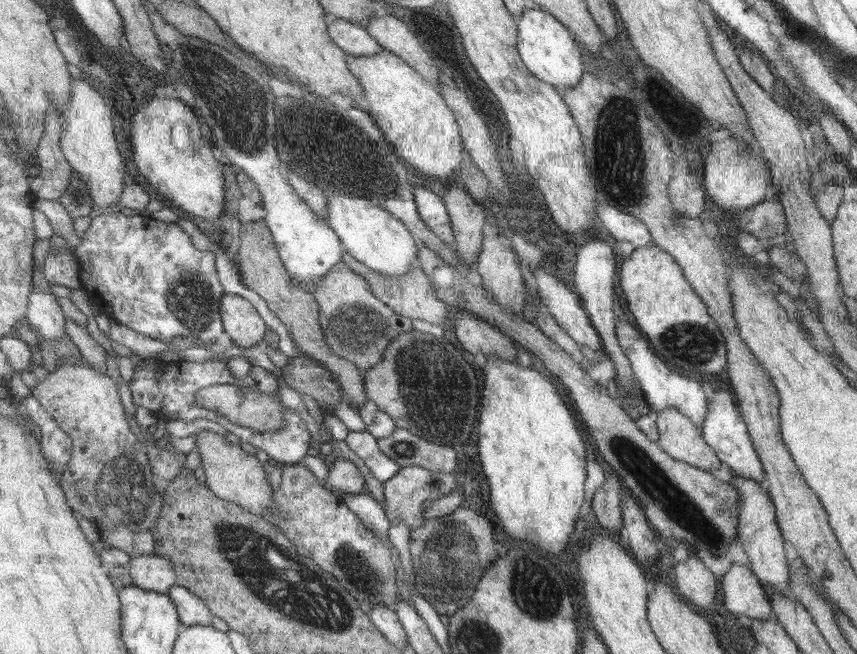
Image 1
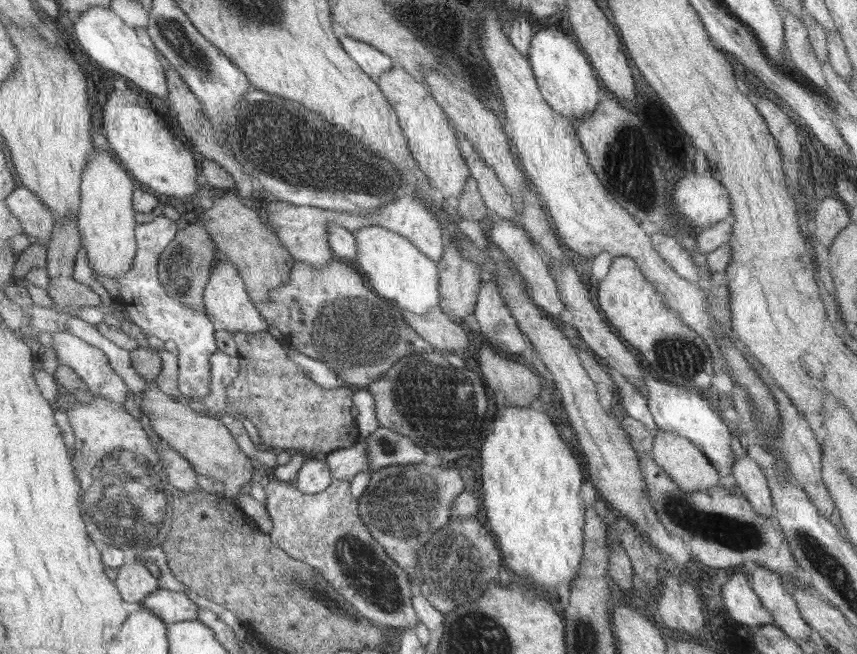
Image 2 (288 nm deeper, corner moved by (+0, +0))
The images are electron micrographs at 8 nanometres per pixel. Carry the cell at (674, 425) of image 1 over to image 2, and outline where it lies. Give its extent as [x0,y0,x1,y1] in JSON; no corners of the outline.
[651,430,719,494]

